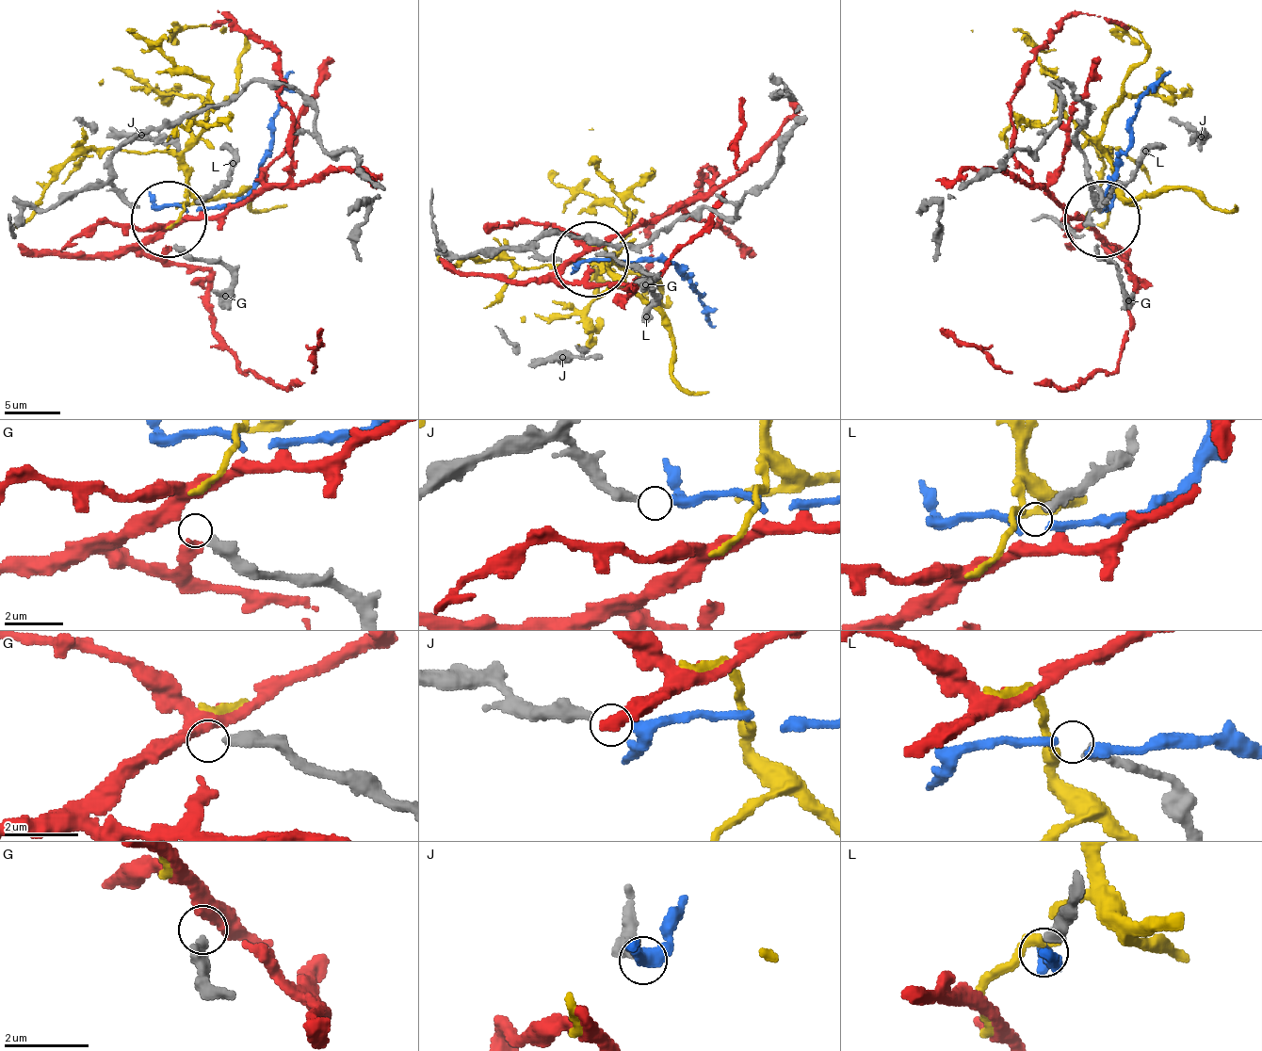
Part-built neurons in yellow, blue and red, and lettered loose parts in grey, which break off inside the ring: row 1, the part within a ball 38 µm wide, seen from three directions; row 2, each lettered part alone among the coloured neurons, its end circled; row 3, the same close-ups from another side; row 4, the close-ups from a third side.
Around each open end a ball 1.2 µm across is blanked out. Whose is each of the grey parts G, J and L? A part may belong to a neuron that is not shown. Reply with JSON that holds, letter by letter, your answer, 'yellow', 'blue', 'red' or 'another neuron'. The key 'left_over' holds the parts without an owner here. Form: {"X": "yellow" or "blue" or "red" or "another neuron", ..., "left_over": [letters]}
{"G": "another neuron", "J": "blue", "L": "another neuron", "left_over": ["G", "L"]}

